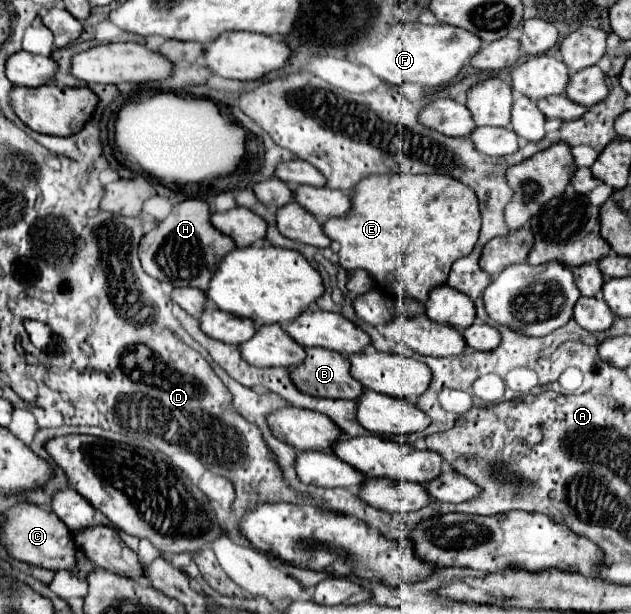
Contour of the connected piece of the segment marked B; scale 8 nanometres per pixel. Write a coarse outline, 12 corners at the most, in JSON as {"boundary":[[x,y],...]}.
{"boundary":[[307,348],[291,370],[301,392],[357,400],[365,386],[351,376],[349,358]]}

